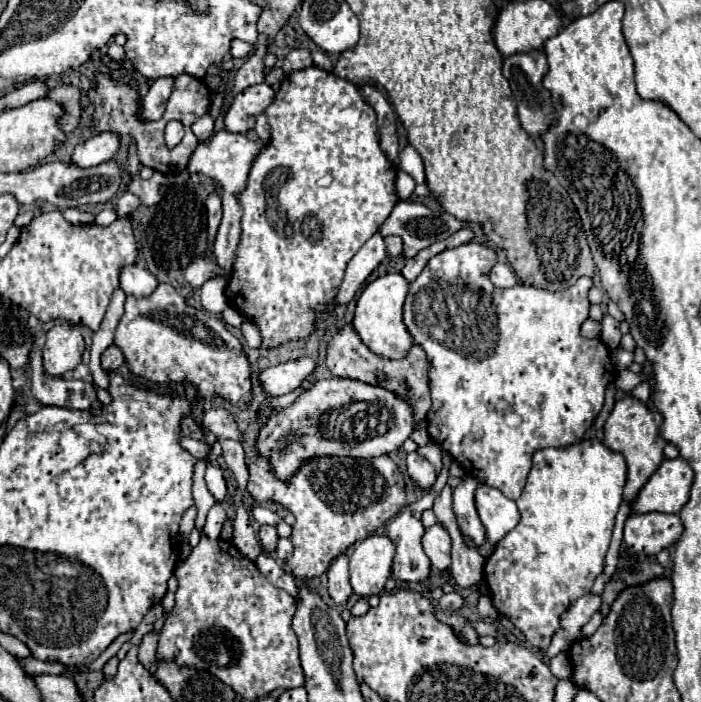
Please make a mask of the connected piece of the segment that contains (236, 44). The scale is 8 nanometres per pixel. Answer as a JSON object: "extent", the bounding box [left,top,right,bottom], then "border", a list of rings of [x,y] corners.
{"extent":[230,38,252,58],"border":[[[232,38],[230,54],[232,54],[234,58],[246,58],[246,56],[250,56],[250,52],[252,52],[252,46],[248,46],[246,42],[242,42],[242,40],[238,40],[238,38]]]}

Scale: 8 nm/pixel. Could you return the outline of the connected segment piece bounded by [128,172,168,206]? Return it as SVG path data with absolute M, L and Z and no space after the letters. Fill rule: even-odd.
M154 172L150 180L142 180L140 176L134 176L132 182L128 184L128 190L140 198L144 206L156 206L160 202L160 186L166 184L166 176L160 172Z

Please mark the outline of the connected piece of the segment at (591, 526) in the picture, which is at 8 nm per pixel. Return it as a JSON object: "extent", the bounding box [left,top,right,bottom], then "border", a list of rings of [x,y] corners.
{"extent":[484,440,626,650],"border":[[[582,440],[578,444],[570,444],[566,448],[540,448],[534,452],[532,456],[532,470],[528,474],[528,482],[524,486],[524,492],[522,496],[516,500],[516,506],[520,510],[520,526],[512,528],[492,550],[492,554],[486,558],[486,566],[484,566],[484,580],[490,588],[490,594],[492,594],[492,602],[494,606],[498,608],[498,612],[502,616],[506,616],[516,628],[520,628],[526,636],[526,640],[536,646],[536,648],[542,648],[546,650],[550,640],[552,640],[552,634],[560,628],[560,614],[580,596],[588,594],[590,588],[592,588],[592,582],[598,574],[602,574],[604,570],[604,558],[606,558],[606,552],[608,552],[608,546],[610,546],[610,538],[612,538],[612,528],[614,528],[614,518],[616,518],[616,512],[622,504],[622,492],[624,492],[624,484],[626,484],[626,460],[620,452],[614,452],[610,448],[606,448],[602,442],[598,440]]]}

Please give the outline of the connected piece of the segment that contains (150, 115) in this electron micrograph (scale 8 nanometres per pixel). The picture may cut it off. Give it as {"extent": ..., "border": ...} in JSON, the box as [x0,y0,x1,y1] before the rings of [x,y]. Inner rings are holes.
{"extent":[142,76,174,120],"border":[[[164,76],[154,80],[154,84],[150,86],[148,94],[142,100],[142,118],[148,120],[160,120],[160,116],[166,110],[166,102],[170,98],[172,86],[174,86],[174,77]]]}

